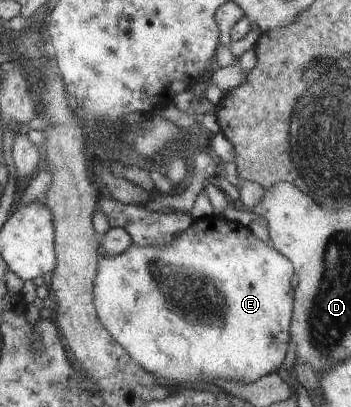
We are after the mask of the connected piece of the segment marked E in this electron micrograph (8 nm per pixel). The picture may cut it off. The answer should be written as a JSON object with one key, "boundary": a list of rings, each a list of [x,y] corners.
{"boundary":[[[218,216],[194,219],[187,230],[163,246],[137,246],[132,244],[128,250],[117,256],[98,256],[97,272],[93,284],[93,302],[100,323],[108,333],[140,364],[149,374],[156,373],[164,379],[180,383],[188,381],[199,383],[205,380],[236,380],[243,384],[254,383],[265,375],[278,372],[284,363],[288,343],[291,340],[289,327],[293,312],[293,289],[290,279],[295,271],[288,258],[279,254],[269,244],[252,234],[250,227]]]}

